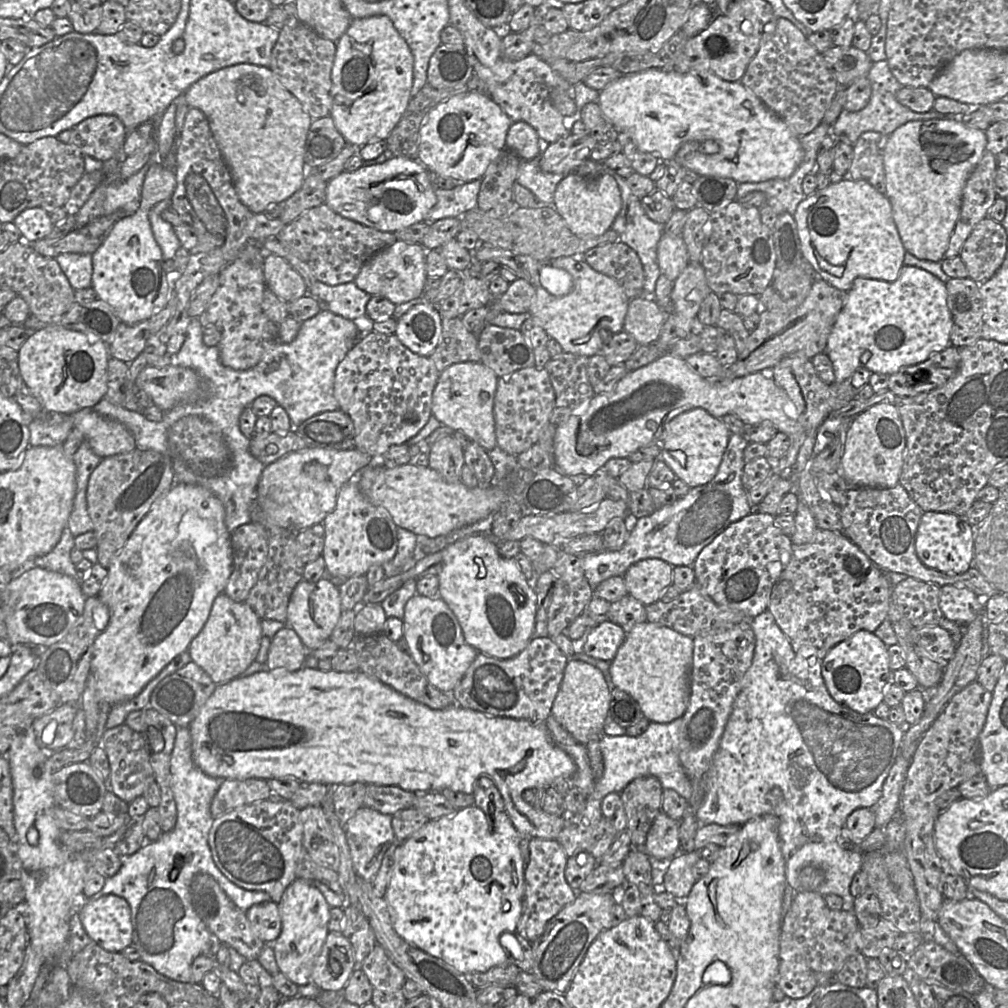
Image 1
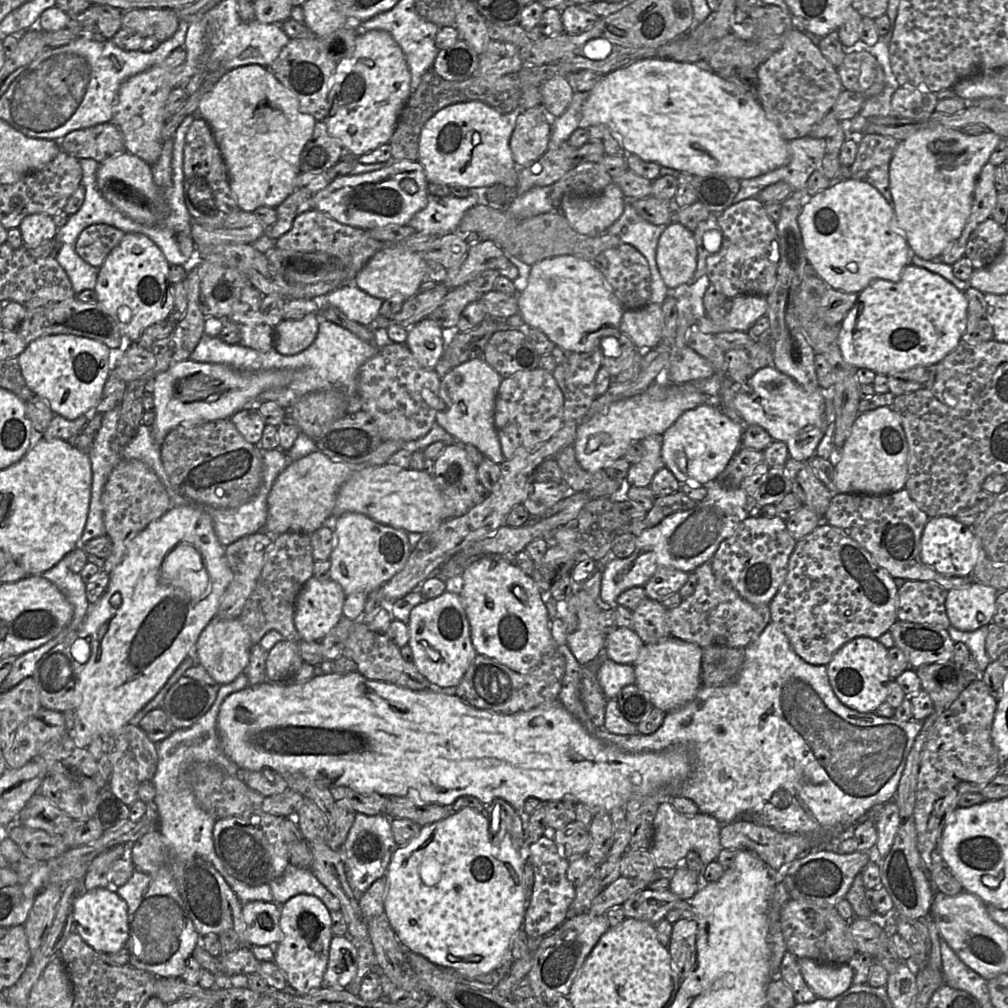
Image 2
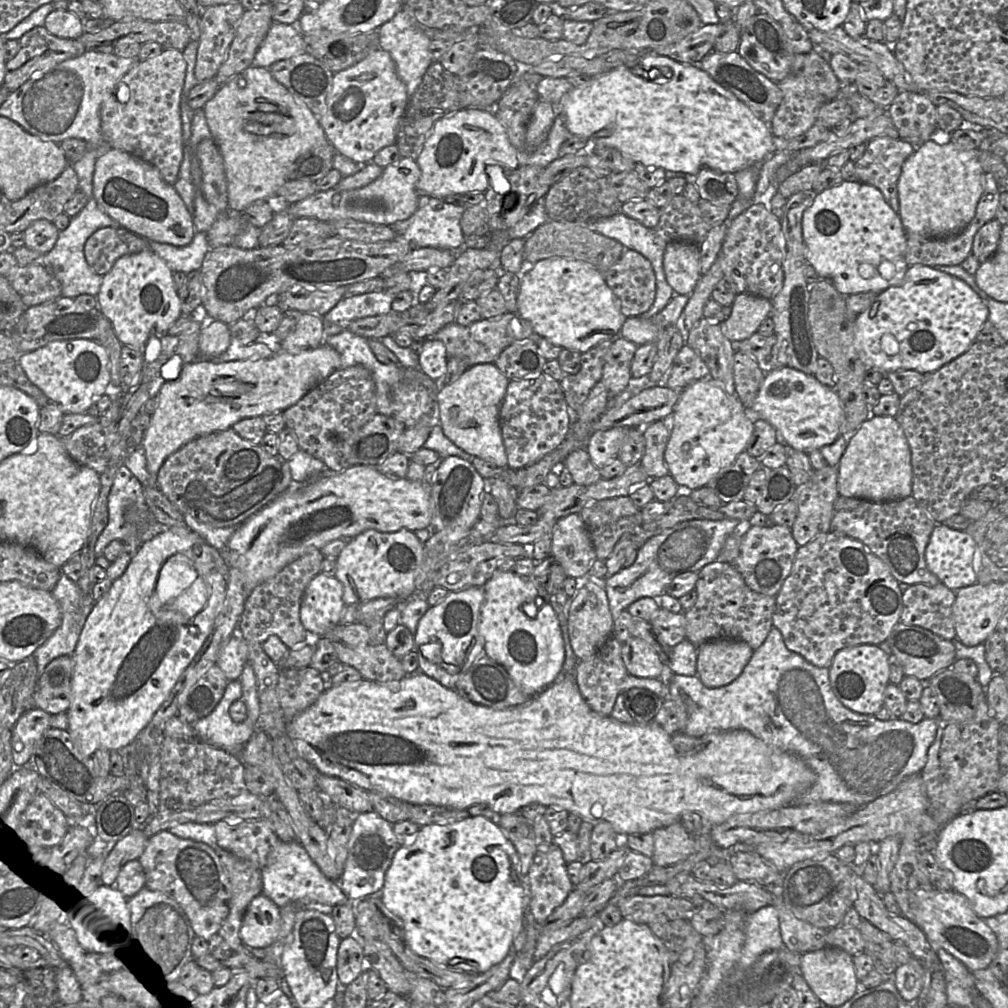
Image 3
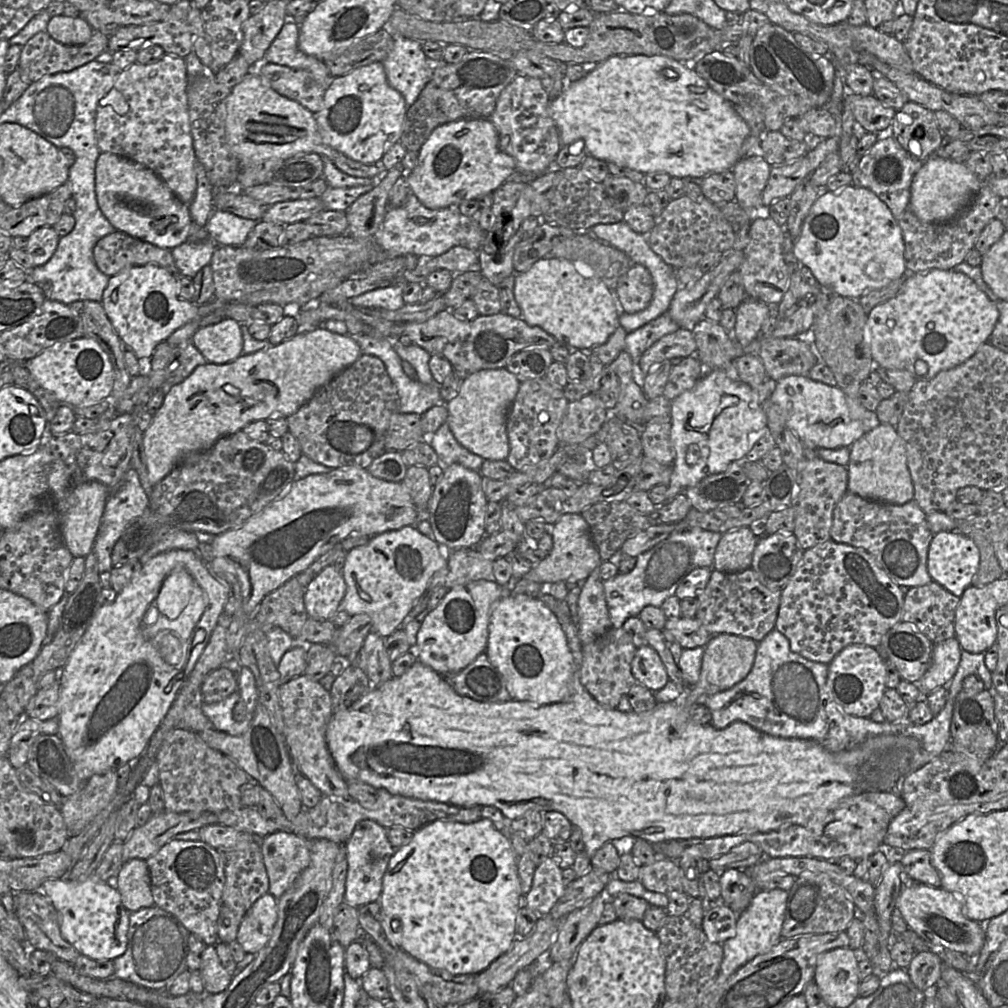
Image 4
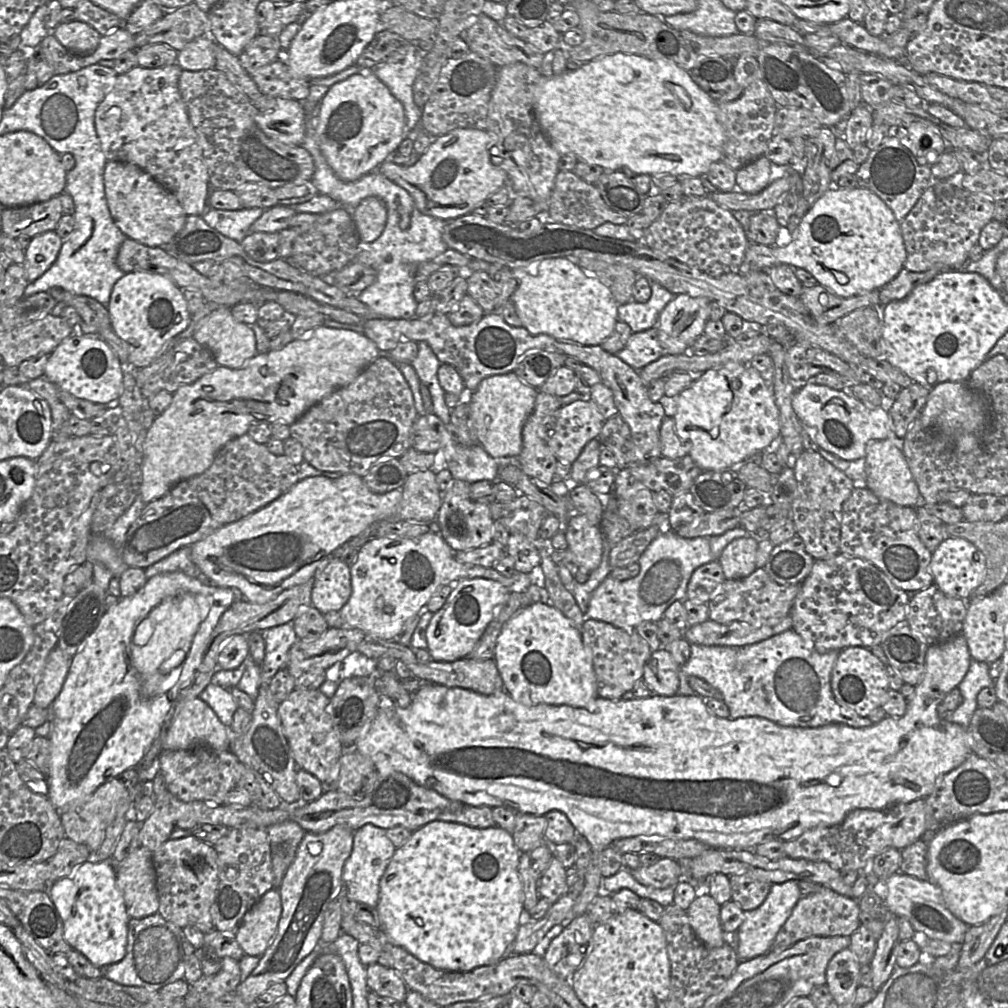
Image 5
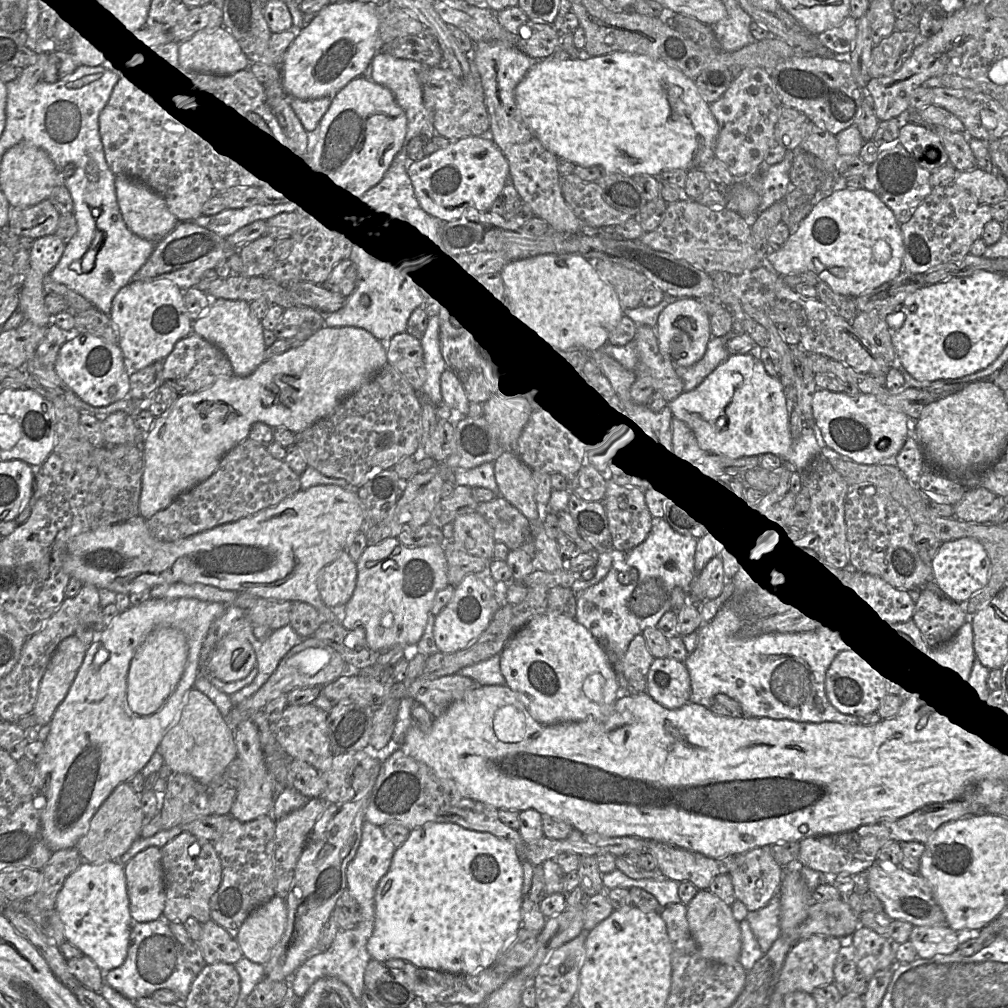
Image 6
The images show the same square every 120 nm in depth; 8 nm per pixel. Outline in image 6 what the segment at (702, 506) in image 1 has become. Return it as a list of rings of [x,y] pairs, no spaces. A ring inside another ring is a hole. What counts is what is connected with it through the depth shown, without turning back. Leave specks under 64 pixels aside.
[[[654,518],[648,538],[634,549],[623,551],[626,552],[626,564],[639,570],[639,579],[628,585],[622,584],[618,577],[622,571],[612,567],[602,581],[576,594],[576,621],[585,626],[596,639],[606,639],[618,656],[623,656],[636,635],[648,627],[656,627],[661,617],[672,610],[671,595],[675,587],[682,587],[691,594],[692,582],[696,578],[695,555],[697,548],[703,546],[703,541],[706,540],[679,533],[670,521]]]

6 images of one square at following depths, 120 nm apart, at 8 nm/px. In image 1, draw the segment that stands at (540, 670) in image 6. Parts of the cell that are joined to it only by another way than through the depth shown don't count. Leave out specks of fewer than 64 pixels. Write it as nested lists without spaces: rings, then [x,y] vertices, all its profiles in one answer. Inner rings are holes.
[[[472,535],[442,550],[443,568],[437,575],[439,597],[456,616],[464,640],[478,653],[508,659],[523,651],[533,637],[537,596],[513,558],[502,556],[495,543]]]

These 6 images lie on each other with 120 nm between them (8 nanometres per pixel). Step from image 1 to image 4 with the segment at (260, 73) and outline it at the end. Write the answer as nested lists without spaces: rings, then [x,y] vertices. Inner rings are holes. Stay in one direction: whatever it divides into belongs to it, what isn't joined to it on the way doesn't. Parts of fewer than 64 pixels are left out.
[[[254,72],[248,73],[231,89],[224,99],[224,107],[226,140],[241,166],[236,189],[243,190],[270,183],[273,167],[301,153],[317,153],[330,159],[340,171],[355,177],[373,178],[383,176],[387,172],[381,160],[373,164],[363,164],[326,144],[319,133],[315,114],[298,102],[276,92]]]

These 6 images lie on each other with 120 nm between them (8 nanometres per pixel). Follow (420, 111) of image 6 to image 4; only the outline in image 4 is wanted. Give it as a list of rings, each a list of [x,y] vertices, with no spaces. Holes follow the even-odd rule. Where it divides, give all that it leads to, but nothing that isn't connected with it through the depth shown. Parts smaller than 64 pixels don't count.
[[[393,33],[392,36],[393,48],[382,62],[389,85],[403,95],[409,107],[416,101],[425,85],[433,78],[434,63],[425,55],[422,42],[407,38],[399,33]]]

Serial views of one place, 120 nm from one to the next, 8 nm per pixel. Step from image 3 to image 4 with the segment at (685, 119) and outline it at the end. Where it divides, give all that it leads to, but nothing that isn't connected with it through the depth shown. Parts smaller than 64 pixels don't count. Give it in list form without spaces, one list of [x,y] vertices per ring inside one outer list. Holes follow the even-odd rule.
[[[614,55],[599,63],[594,69],[588,71],[580,80],[567,85],[563,93],[550,102],[550,116],[553,118],[561,146],[567,146],[577,140],[583,140],[587,154],[605,162],[613,162],[621,166],[627,166],[644,174],[649,172],[665,172],[671,177],[692,177],[703,179],[713,173],[722,173],[732,170],[735,164],[742,159],[741,148],[750,135],[750,128],[744,119],[735,110],[735,105],[727,101],[702,79],[690,64],[685,64],[671,57],[661,55]],[[671,68],[676,73],[675,77],[664,77],[662,70]]]

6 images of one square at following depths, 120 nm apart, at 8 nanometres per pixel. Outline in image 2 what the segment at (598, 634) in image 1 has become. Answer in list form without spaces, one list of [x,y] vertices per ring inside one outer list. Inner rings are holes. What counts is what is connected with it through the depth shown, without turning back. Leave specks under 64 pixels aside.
[[[617,627],[606,636],[603,656],[619,664],[633,665],[644,644],[633,630]]]

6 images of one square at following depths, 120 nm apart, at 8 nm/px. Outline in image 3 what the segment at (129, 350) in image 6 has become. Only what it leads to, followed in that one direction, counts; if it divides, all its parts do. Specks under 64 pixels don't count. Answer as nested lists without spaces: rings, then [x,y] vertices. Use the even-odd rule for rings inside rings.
[[[151,249],[120,257],[111,270],[103,275],[96,296],[97,309],[109,320],[116,337],[123,346],[145,352],[145,345],[151,334],[168,335],[169,327],[182,315],[181,303],[174,285],[173,273],[166,262]]]

